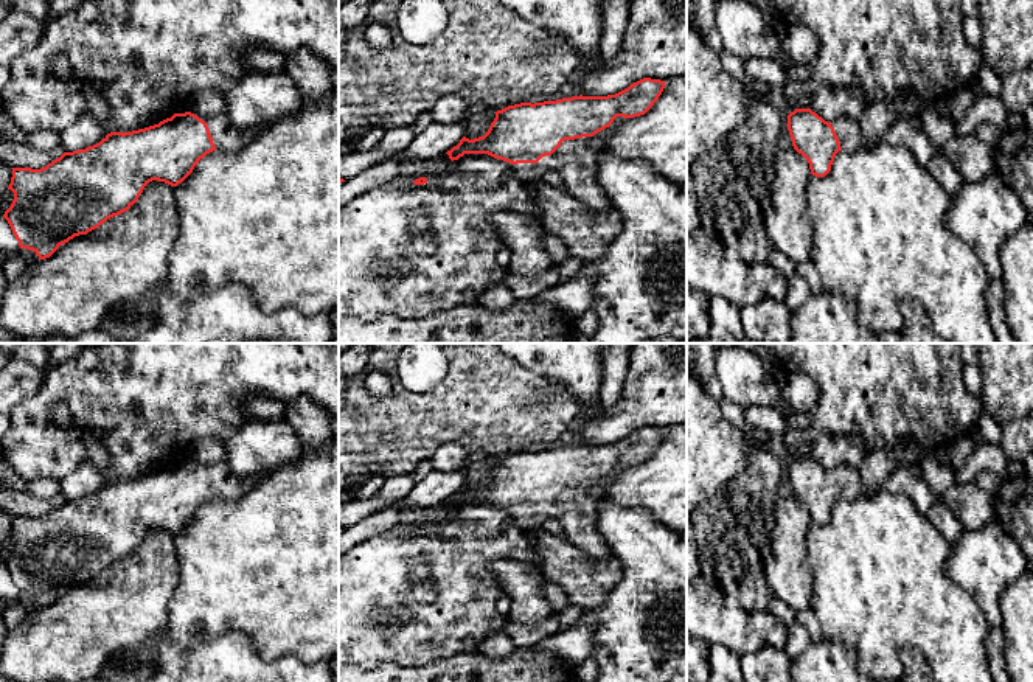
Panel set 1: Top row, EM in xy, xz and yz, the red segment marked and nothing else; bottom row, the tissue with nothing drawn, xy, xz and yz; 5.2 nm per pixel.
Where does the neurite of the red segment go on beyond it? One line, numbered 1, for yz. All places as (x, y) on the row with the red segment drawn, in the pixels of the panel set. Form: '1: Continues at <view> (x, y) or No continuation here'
1: Continues at yz (848, 131)

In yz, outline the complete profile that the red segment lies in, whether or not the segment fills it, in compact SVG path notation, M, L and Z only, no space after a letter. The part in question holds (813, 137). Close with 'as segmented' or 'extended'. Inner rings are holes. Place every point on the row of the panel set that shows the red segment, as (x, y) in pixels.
M795 109L788 115L786 126L794 149L808 160L816 177L825 177L831 171L839 151L856 151L864 143L859 120L848 117L828 123L811 109Z | extended

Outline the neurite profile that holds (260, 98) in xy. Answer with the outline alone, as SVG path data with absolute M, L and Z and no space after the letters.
M250 68L225 92L225 115L235 127L253 129L270 126L295 115L303 96L284 70L267 71Z

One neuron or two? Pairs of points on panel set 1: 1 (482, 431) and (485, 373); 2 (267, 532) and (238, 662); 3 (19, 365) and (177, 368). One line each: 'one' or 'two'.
1: one
2: two
3: two

